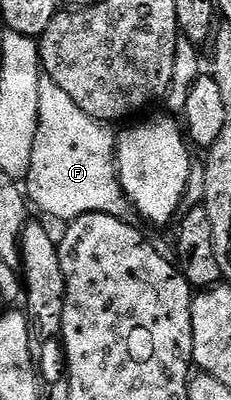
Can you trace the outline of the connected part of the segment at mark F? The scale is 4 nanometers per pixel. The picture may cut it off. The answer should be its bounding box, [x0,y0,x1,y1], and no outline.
[23,76,130,223]

